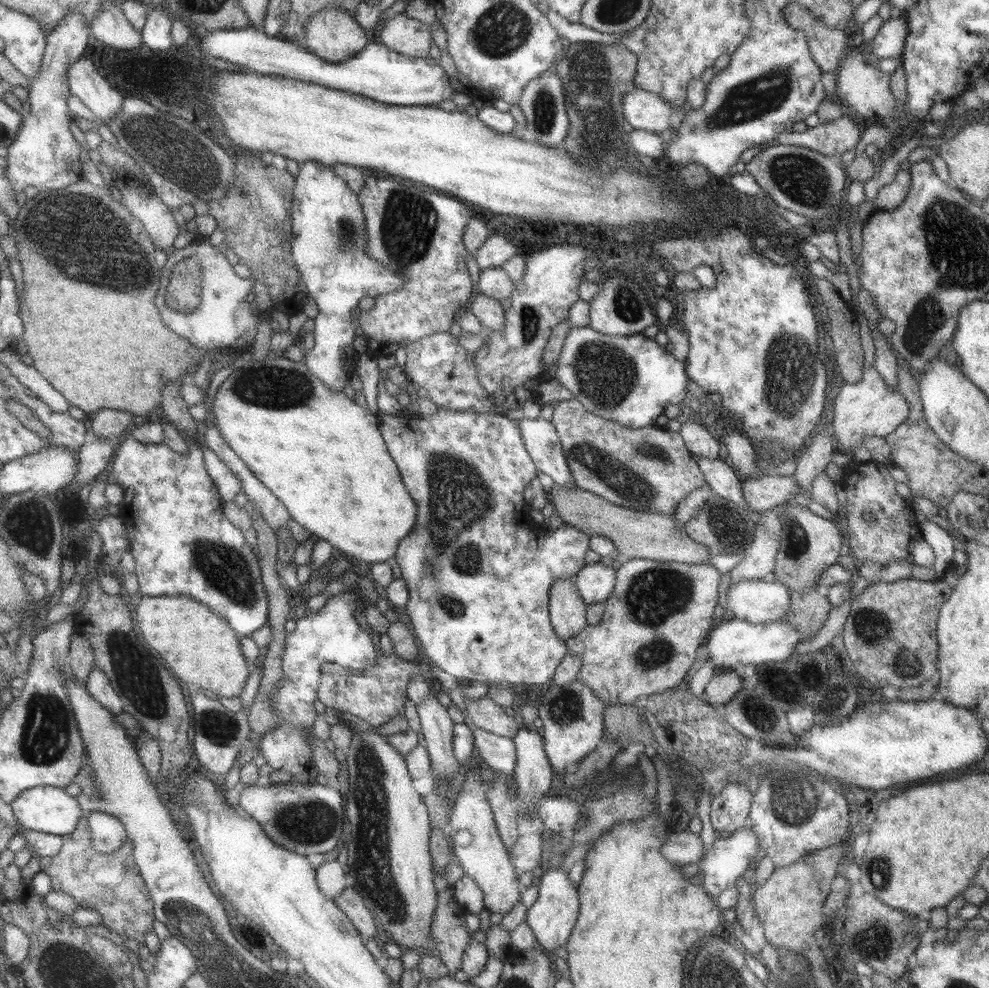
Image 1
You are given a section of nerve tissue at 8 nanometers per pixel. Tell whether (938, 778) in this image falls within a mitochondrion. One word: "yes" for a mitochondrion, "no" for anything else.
no

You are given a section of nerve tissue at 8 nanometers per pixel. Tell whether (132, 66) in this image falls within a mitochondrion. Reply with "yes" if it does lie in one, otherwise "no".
no

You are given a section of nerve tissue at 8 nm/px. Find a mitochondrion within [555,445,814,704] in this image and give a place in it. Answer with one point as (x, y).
(655, 594)

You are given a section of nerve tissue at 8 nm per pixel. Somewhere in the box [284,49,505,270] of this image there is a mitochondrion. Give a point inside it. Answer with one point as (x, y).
(346, 231)

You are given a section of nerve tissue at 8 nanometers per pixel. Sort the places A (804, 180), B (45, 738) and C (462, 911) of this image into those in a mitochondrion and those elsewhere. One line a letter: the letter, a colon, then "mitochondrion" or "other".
A: mitochondrion
B: mitochondrion
C: other

